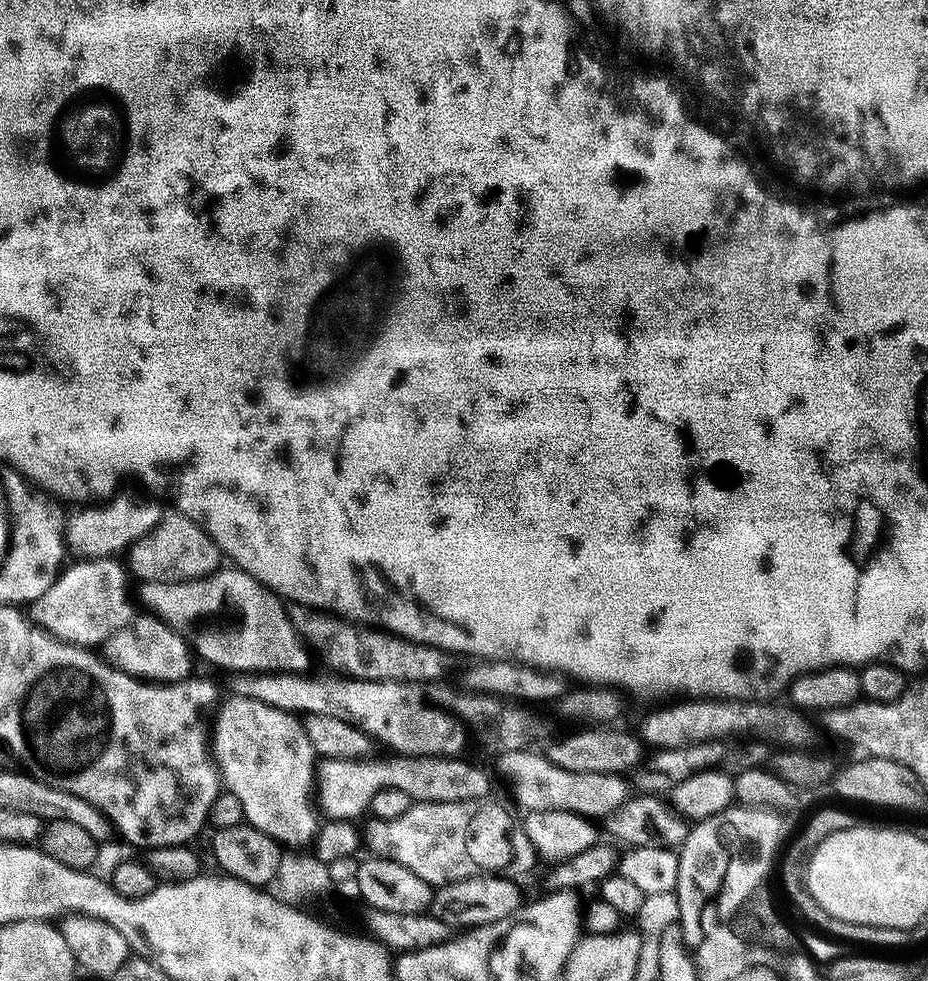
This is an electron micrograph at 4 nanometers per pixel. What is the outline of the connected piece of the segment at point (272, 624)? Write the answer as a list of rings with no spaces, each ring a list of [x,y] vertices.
[[[221,566],[208,576],[186,582],[144,582],[139,585],[140,600],[157,620],[168,624],[188,641],[197,657],[235,672],[307,673],[310,652],[296,635],[285,601],[264,584],[235,566]]]

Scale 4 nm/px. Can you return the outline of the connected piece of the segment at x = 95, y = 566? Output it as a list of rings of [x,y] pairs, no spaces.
[[[119,559],[81,560],[73,568],[65,567],[56,581],[26,608],[26,615],[37,628],[64,644],[95,649],[95,644],[111,638],[132,620],[132,604],[124,589],[126,568]]]

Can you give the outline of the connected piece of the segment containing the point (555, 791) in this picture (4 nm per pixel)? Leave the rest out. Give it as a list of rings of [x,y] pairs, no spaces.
[[[504,750],[496,768],[504,775],[512,796],[528,812],[566,810],[579,816],[603,818],[618,810],[630,796],[630,784],[623,775],[578,774],[549,760],[547,755],[525,750]]]

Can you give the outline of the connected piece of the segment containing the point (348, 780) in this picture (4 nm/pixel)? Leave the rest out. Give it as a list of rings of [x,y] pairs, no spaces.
[[[384,754],[377,760],[371,758],[348,759],[346,757],[333,760],[321,759],[316,765],[314,775],[314,800],[319,811],[329,820],[355,821],[355,816],[363,817],[372,807],[374,794],[380,790],[403,790],[410,794],[413,802],[466,802],[467,800],[483,800],[489,795],[488,776],[476,764],[467,764],[464,758],[453,758],[448,754],[439,756],[402,756],[399,754]]]

